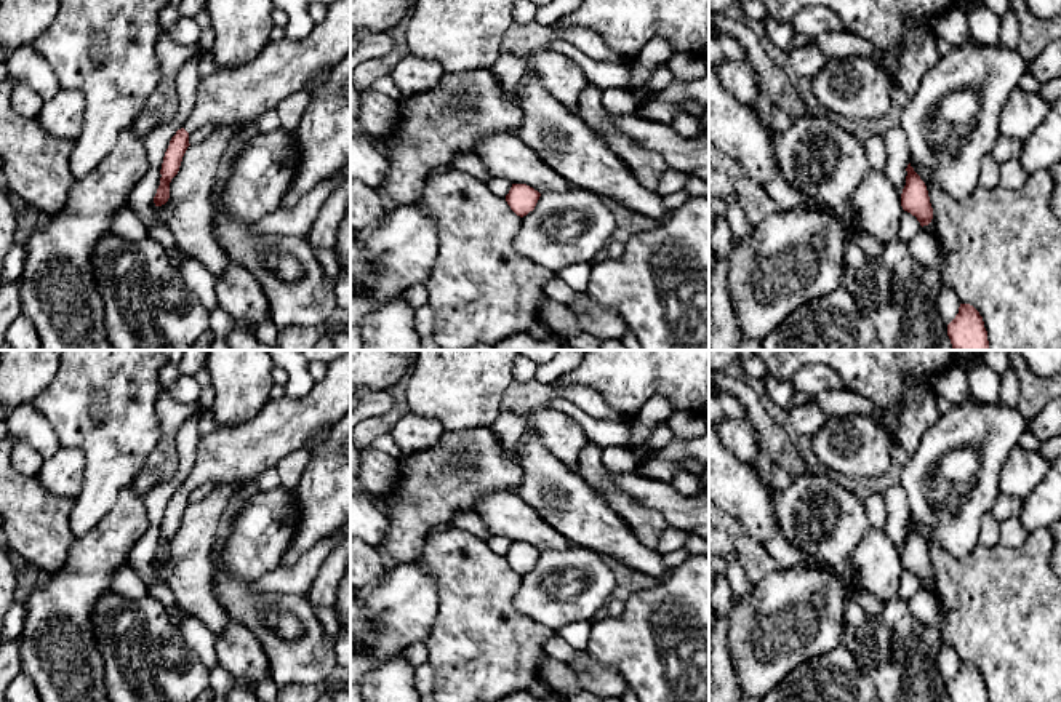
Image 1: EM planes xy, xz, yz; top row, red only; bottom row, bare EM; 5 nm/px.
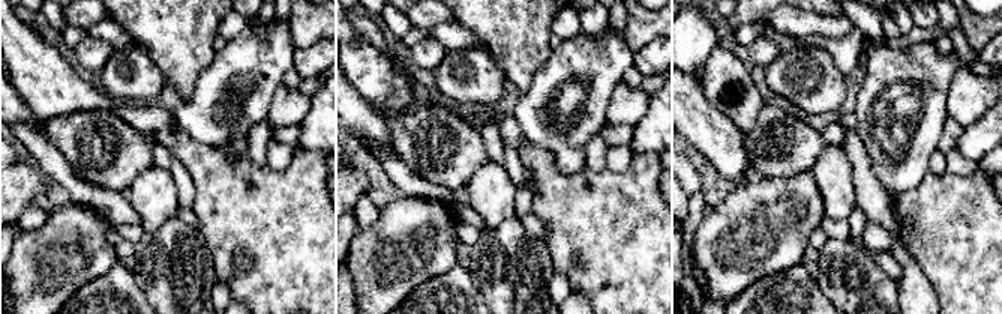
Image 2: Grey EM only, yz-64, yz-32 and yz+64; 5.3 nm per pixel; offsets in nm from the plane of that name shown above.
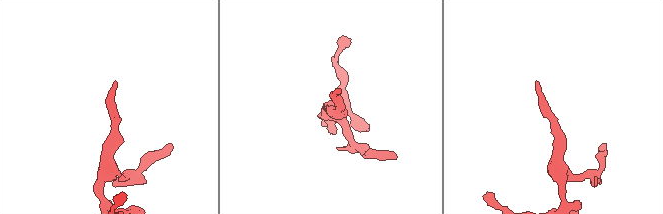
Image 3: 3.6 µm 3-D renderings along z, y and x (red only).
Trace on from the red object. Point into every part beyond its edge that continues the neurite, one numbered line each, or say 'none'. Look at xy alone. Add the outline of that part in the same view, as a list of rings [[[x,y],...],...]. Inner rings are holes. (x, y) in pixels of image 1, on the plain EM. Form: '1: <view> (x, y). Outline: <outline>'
1: xy (231, 454). Outline: [[[344,352],[334,361],[328,365],[325,377],[315,382],[314,389],[298,398],[282,397],[277,400],[269,400],[262,409],[248,422],[238,425],[216,425],[214,430],[200,437],[195,464],[184,481],[184,488],[190,493],[205,483],[213,483],[216,486],[245,486],[254,481],[262,472],[274,469],[285,456],[306,448],[307,441],[323,429],[333,427],[346,414],[350,413],[350,352]]]

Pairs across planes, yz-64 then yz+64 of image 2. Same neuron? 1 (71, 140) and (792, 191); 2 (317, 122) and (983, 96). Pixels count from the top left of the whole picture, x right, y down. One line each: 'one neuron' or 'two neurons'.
1: two neurons
2: two neurons

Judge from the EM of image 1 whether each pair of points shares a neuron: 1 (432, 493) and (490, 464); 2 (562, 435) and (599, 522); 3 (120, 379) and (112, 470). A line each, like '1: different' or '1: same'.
1: same
2: different
3: same

